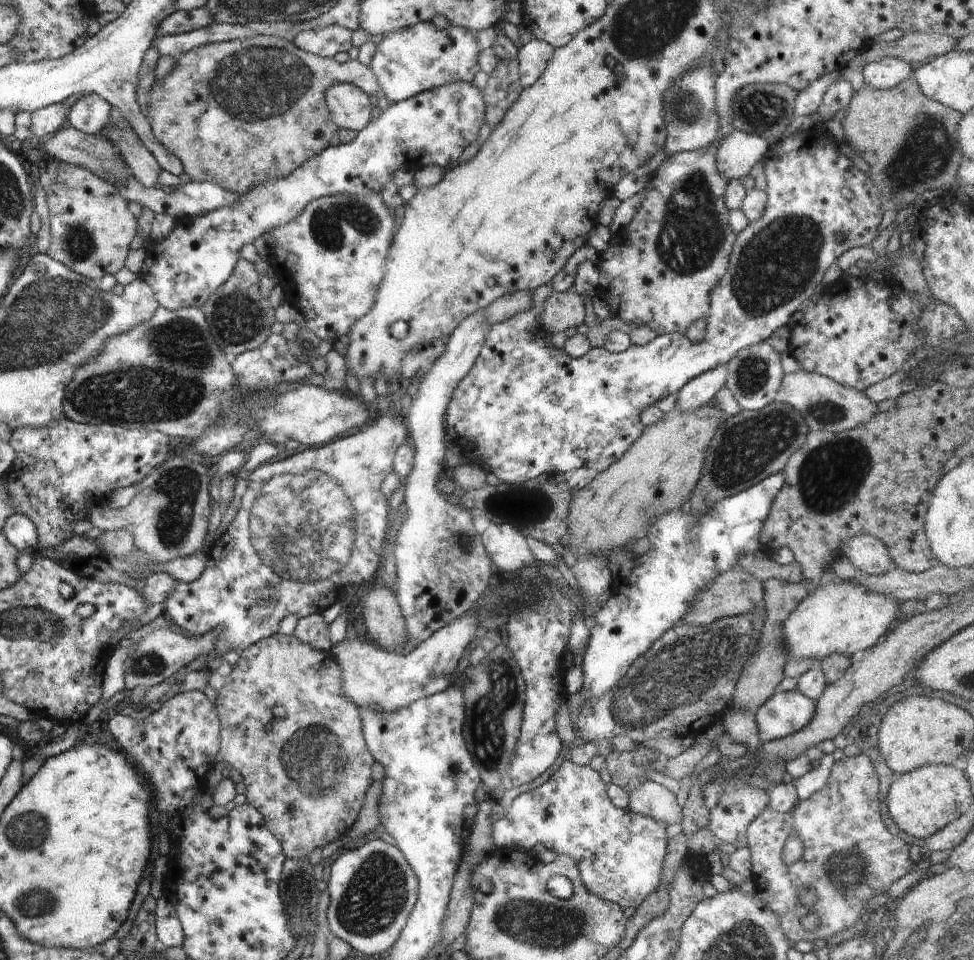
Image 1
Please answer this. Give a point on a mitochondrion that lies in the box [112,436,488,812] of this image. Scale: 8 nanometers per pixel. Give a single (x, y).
(299, 530)

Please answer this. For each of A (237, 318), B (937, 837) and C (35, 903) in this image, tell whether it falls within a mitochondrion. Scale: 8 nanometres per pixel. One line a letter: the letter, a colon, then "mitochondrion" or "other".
A: mitochondrion
B: other
C: mitochondrion

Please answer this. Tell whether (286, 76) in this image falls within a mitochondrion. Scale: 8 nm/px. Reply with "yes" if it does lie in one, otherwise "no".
yes

